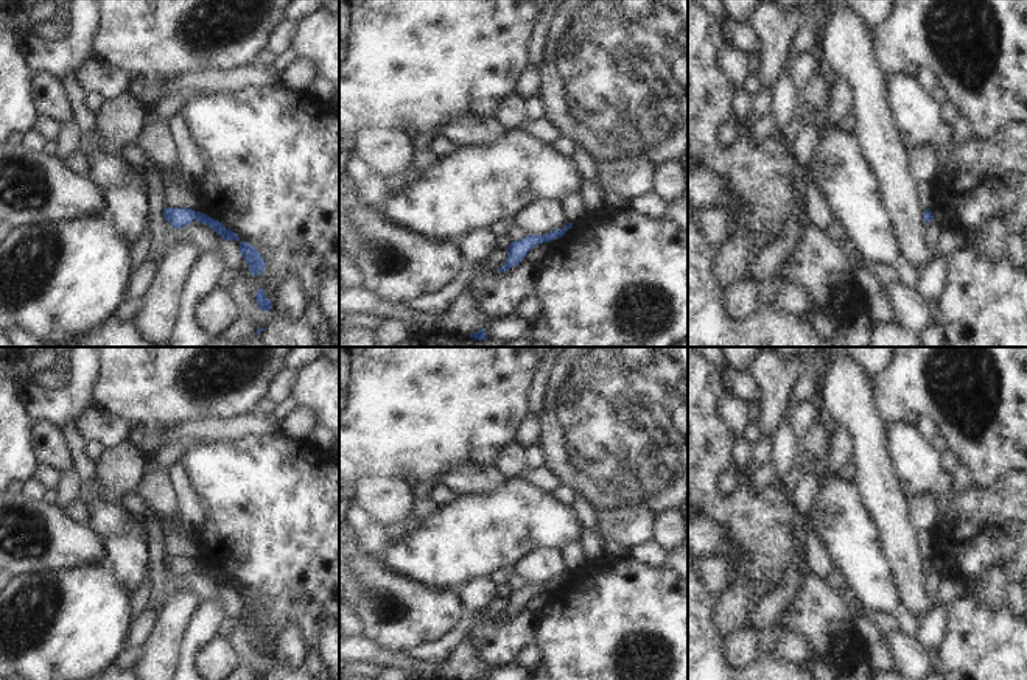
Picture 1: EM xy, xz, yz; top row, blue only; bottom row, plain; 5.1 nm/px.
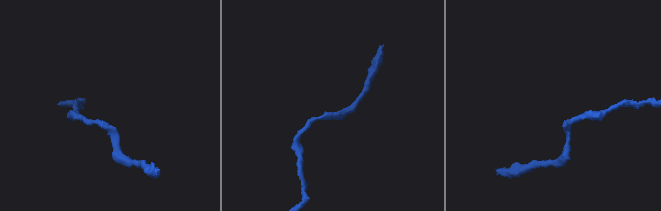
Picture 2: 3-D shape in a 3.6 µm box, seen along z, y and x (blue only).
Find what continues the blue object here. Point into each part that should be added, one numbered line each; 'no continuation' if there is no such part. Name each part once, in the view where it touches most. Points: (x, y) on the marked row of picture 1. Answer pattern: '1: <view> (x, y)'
no continuation

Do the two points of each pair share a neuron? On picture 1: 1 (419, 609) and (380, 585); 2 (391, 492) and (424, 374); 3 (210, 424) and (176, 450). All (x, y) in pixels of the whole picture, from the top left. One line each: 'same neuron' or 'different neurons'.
1: same neuron
2: different neurons
3: different neurons

